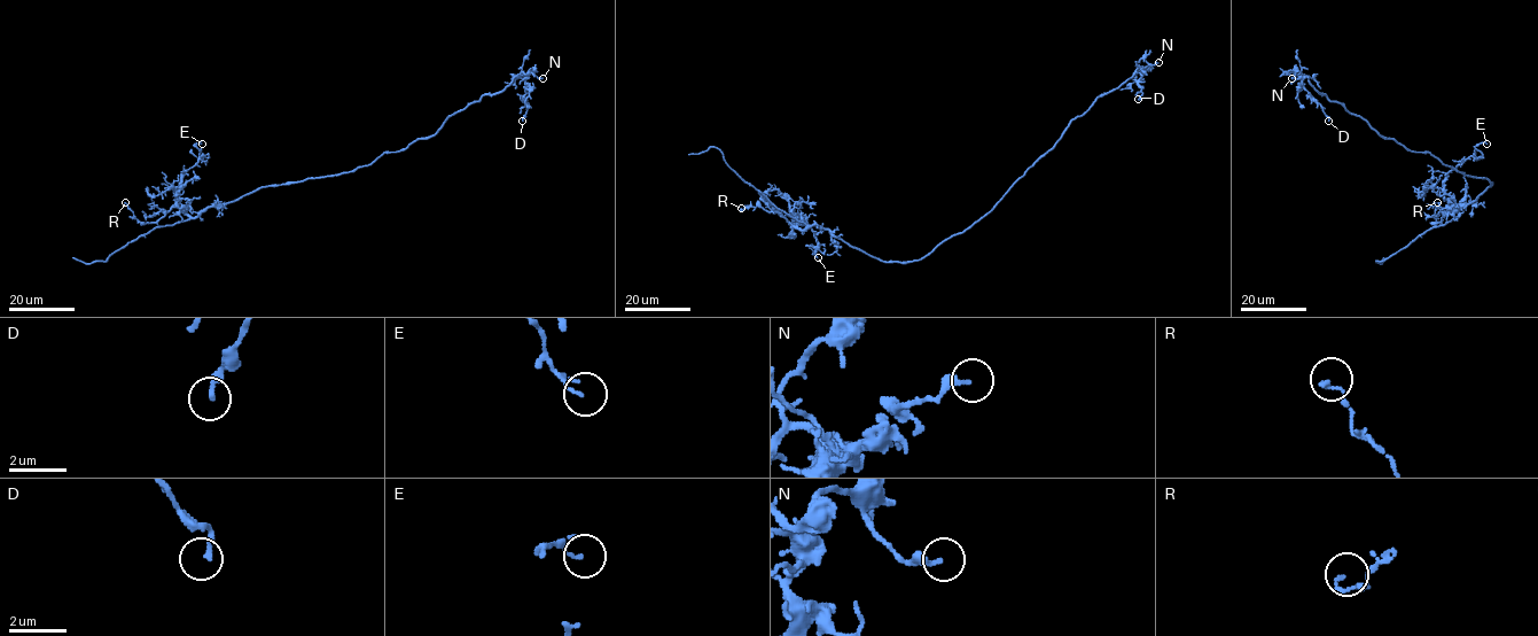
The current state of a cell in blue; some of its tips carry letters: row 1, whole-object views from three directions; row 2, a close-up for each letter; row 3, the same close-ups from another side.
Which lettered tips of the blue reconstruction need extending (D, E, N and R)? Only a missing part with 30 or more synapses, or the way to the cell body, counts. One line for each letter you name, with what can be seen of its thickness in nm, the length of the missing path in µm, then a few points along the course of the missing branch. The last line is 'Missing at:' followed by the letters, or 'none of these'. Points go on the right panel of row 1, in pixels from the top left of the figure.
Missing at: none of these

